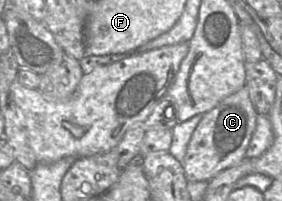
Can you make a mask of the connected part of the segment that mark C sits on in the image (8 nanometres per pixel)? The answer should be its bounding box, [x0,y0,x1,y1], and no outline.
[182,86,258,182]

